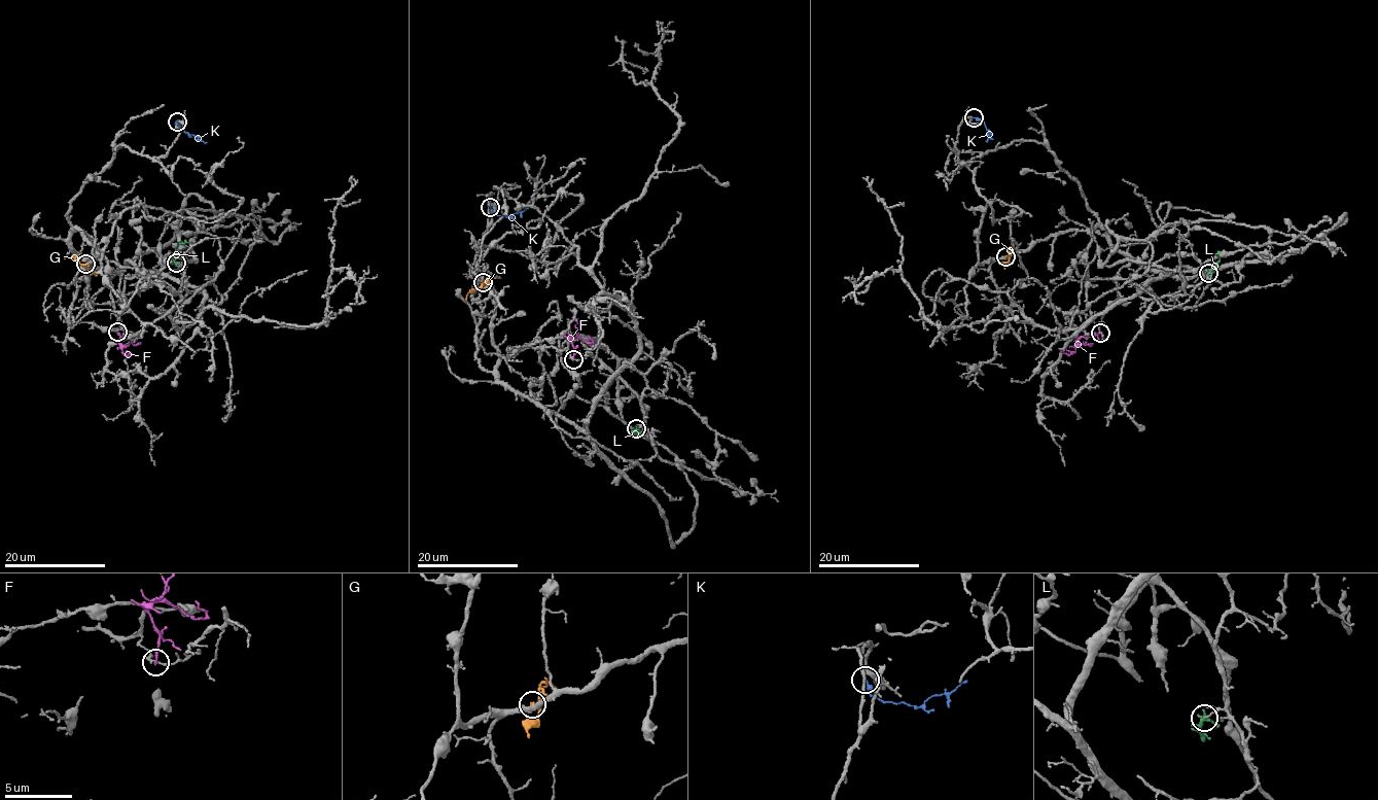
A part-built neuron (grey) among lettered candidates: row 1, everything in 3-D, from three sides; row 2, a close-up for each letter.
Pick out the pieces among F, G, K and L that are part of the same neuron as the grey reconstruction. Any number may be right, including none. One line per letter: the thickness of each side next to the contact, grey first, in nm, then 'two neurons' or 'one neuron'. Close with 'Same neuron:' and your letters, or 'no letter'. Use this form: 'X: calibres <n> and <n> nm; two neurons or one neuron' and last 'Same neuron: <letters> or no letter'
F: calibres 140 and 160 nm; two neurons
G: calibres 400 and 140 nm; two neurons
K: calibres 170 and 280 nm; one neuron
L: calibres 120 and 160 nm; two neurons
Same neuron: K

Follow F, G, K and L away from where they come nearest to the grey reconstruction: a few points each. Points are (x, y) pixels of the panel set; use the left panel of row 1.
F: (116, 332), (121, 337), (119, 342), (128, 346), (138, 343)
G: (86, 264), (72, 257), (64, 258)
K: (176, 122), (185, 132), (207, 142)
L: (175, 264), (176, 247), (185, 240)

